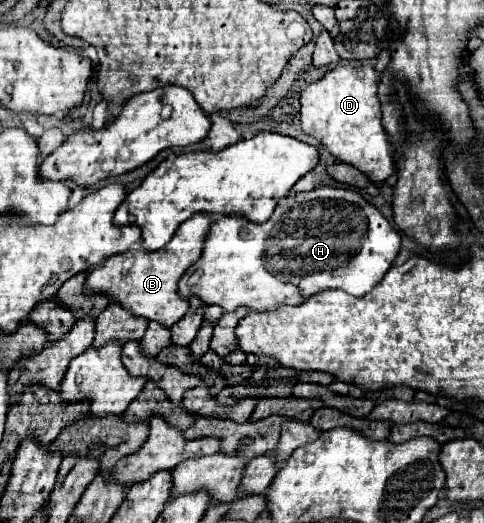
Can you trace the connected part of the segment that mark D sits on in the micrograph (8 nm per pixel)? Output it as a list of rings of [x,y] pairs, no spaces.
[[[347,64],[329,70],[321,80],[301,92],[301,128],[321,140],[327,150],[345,164],[365,172],[373,182],[385,182],[395,170],[395,148],[381,124],[377,88],[381,74],[371,64]]]

